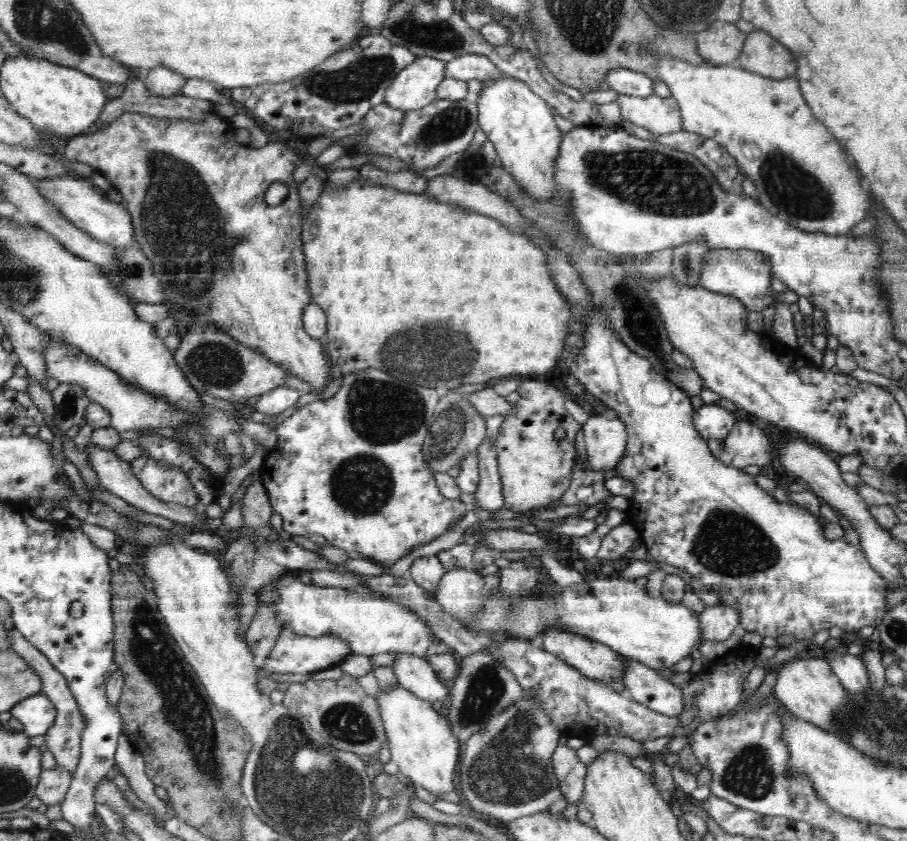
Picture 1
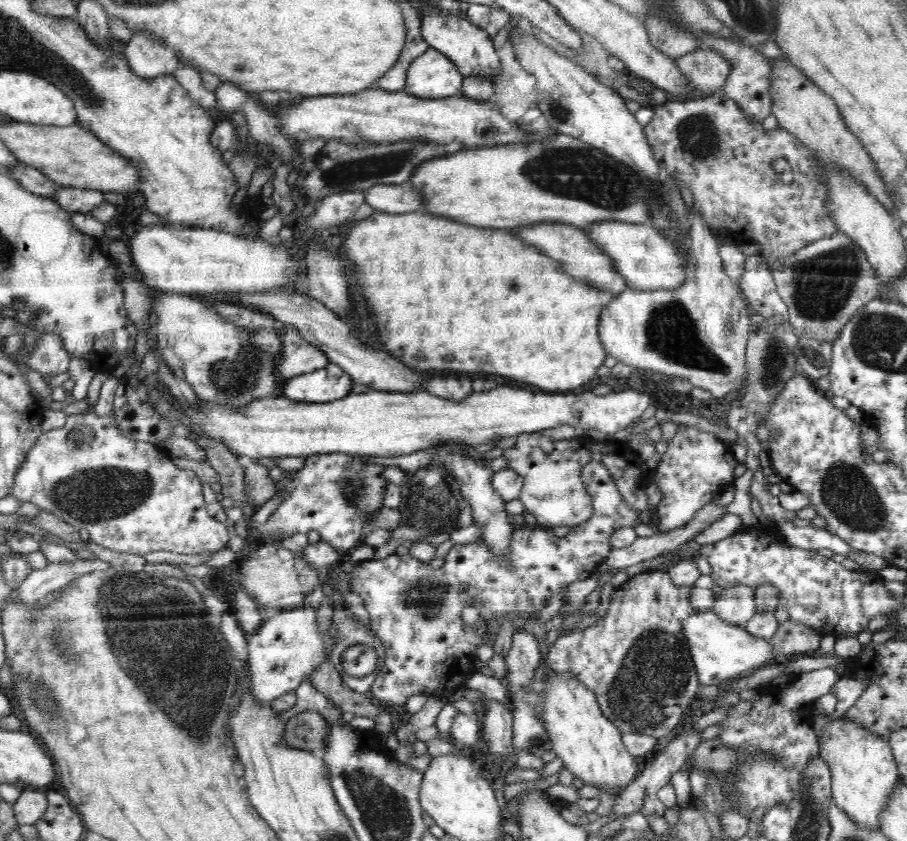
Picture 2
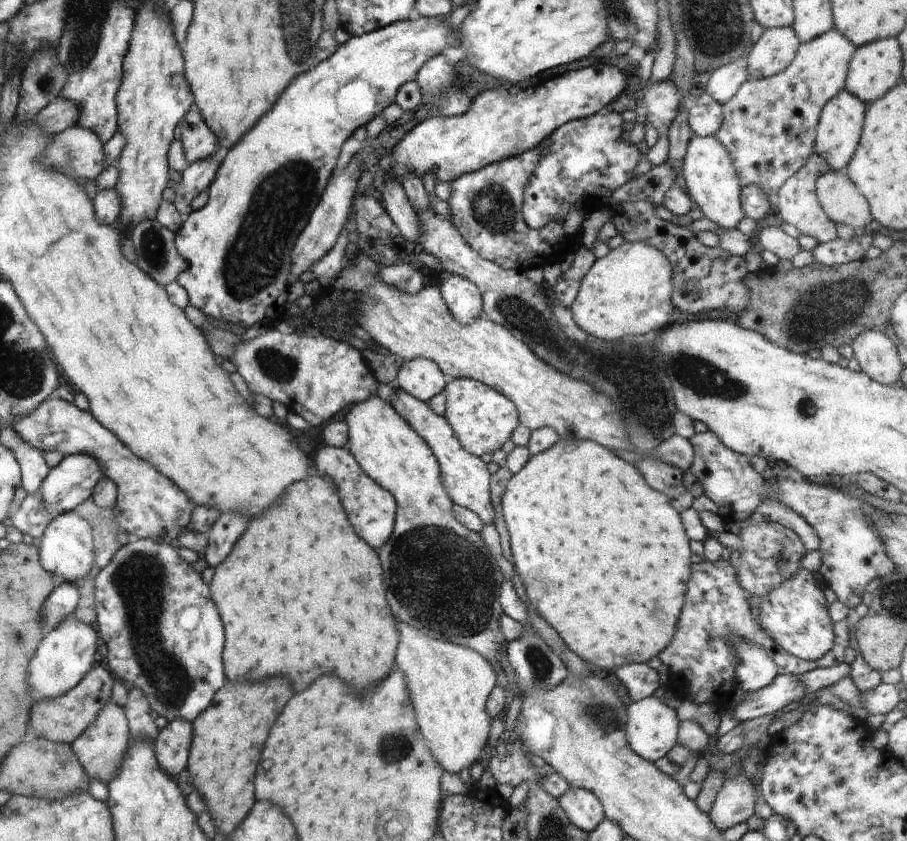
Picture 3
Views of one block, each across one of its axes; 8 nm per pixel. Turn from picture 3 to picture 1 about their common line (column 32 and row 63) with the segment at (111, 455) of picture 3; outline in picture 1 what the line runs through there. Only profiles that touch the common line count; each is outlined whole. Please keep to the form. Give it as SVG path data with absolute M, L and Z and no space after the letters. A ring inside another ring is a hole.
M416 57L413 63L402 69L398 76L391 82L390 88L384 94L384 103L392 109L403 111L418 110L436 100L436 89L440 82L446 78L446 61L434 57Z

